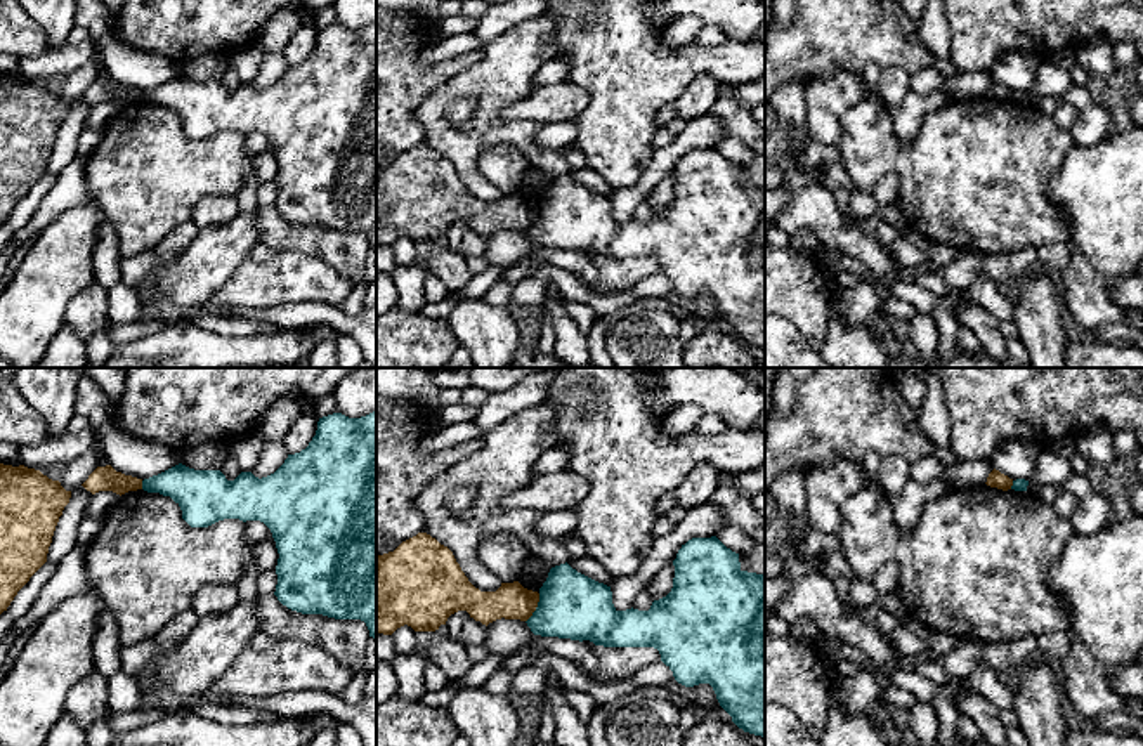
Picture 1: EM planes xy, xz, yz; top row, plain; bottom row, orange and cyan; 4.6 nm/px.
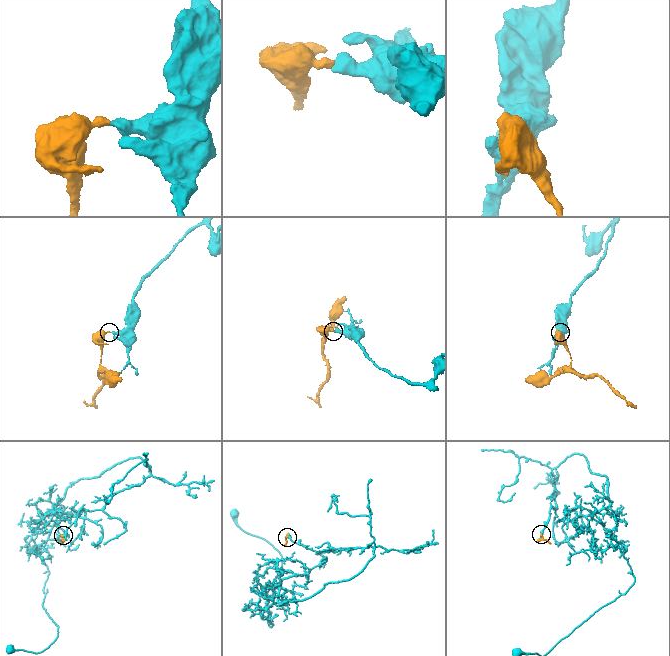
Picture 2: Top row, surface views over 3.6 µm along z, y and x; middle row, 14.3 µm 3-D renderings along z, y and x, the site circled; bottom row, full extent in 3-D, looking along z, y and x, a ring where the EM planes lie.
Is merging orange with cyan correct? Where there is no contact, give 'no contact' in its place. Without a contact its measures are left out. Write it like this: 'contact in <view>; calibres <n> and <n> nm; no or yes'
contact in xz; calibres 170 and 300 nm; no

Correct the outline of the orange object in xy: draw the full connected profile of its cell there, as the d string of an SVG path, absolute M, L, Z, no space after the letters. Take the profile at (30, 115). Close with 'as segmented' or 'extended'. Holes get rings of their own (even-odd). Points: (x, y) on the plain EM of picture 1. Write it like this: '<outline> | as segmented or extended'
M0 75L0 226L47 173L71 102L40 82Z | as segmented

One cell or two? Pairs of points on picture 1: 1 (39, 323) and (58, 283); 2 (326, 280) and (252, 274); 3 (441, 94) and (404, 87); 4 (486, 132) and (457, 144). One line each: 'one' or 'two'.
1: one
2: one
3: two
4: one

